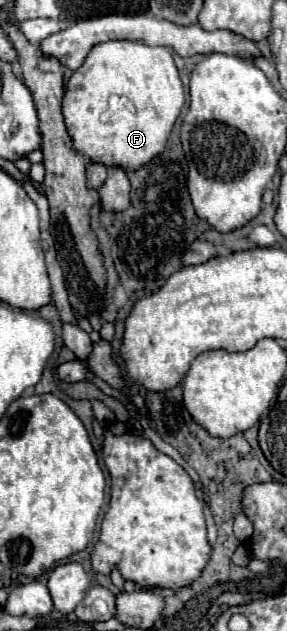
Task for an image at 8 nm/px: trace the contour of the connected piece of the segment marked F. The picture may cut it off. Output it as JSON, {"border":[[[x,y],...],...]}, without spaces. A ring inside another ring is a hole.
{"border":[[[109,40],[93,46],[83,66],[73,72],[63,98],[63,116],[73,138],[73,148],[79,154],[89,156],[91,162],[101,162],[107,166],[141,168],[165,148],[165,142],[183,104],[183,84],[173,64],[173,52],[167,46],[147,46],[143,42],[131,40]]]}

